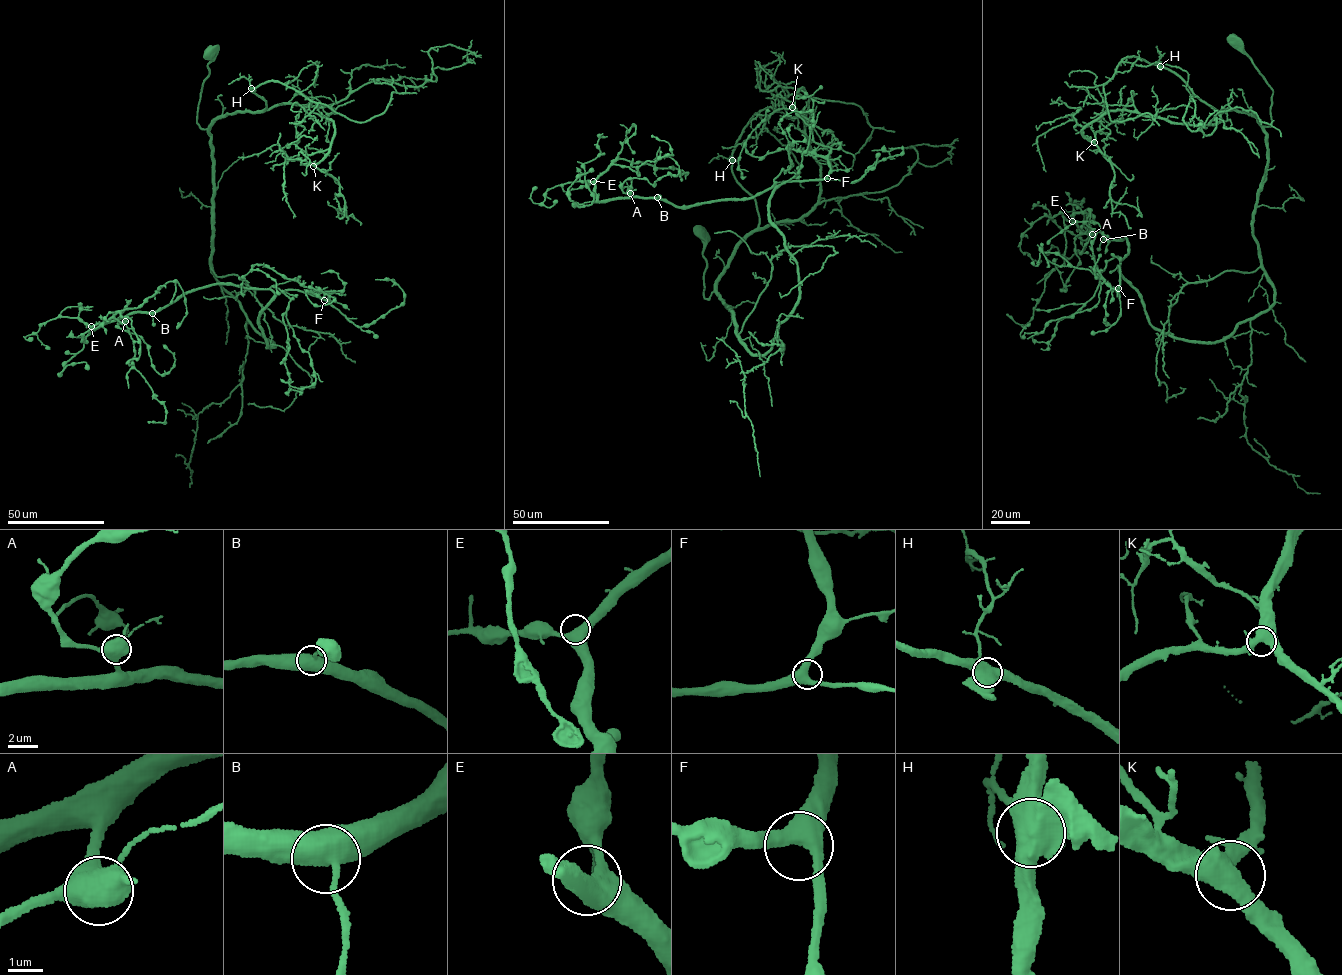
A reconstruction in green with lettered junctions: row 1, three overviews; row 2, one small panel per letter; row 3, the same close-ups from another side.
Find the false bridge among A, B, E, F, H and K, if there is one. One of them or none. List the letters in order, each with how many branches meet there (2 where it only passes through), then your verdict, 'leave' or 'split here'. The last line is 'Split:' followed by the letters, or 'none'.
A: 4 | leave
B: 3 | leave
E: 3 | leave
F: 3 | leave
H: 4 | leave
K: 4 | leave
Split: none

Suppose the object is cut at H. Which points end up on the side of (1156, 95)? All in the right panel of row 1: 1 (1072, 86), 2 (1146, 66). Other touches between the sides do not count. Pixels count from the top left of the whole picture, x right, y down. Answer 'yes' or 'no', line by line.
1: no
2: no

